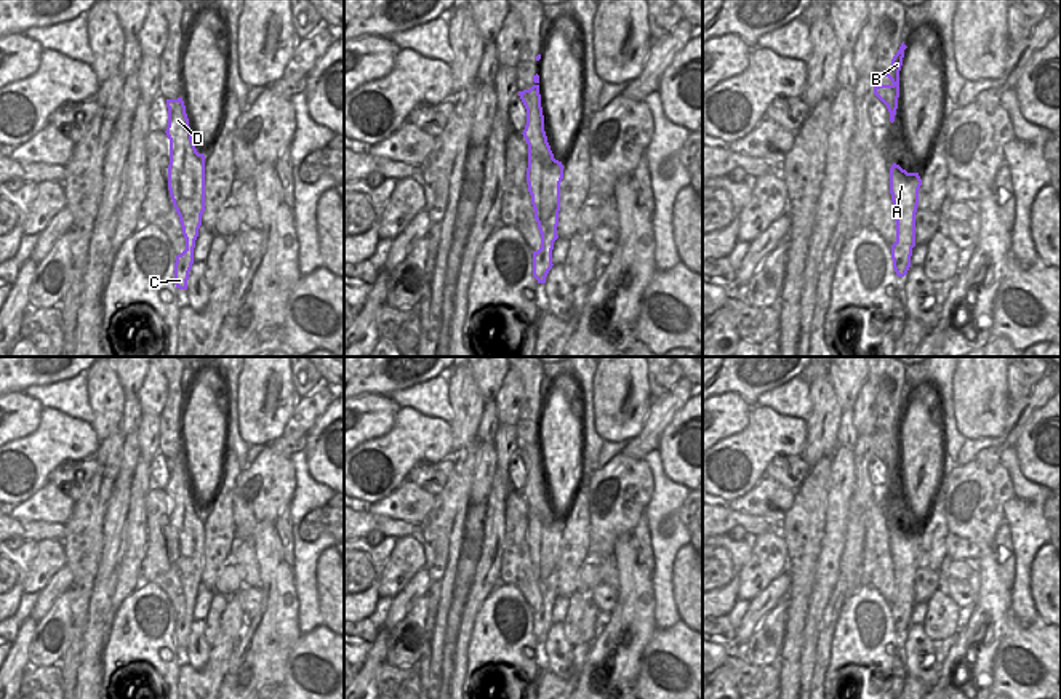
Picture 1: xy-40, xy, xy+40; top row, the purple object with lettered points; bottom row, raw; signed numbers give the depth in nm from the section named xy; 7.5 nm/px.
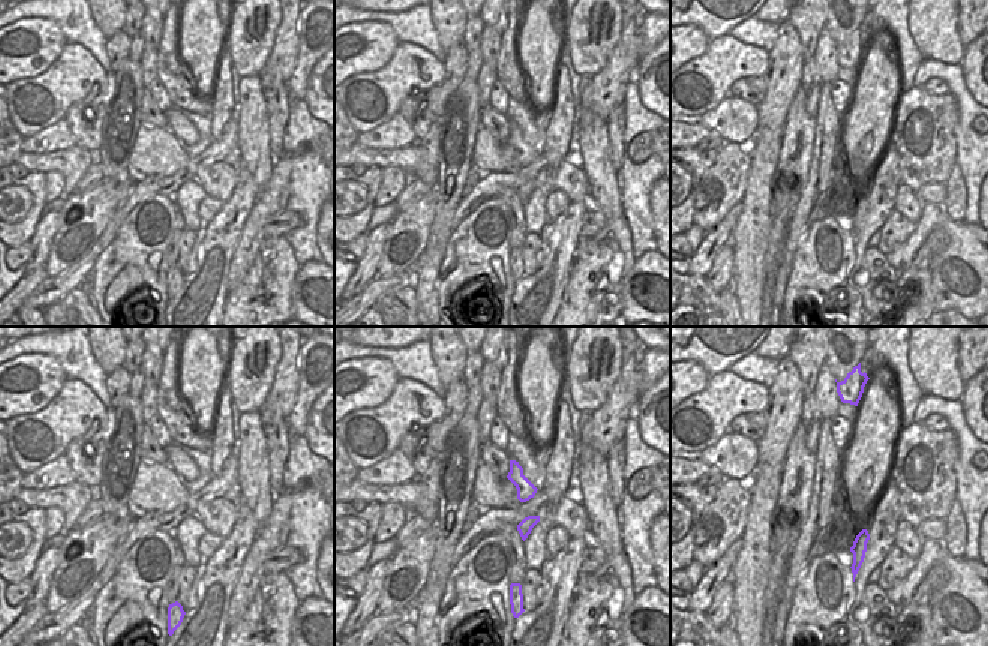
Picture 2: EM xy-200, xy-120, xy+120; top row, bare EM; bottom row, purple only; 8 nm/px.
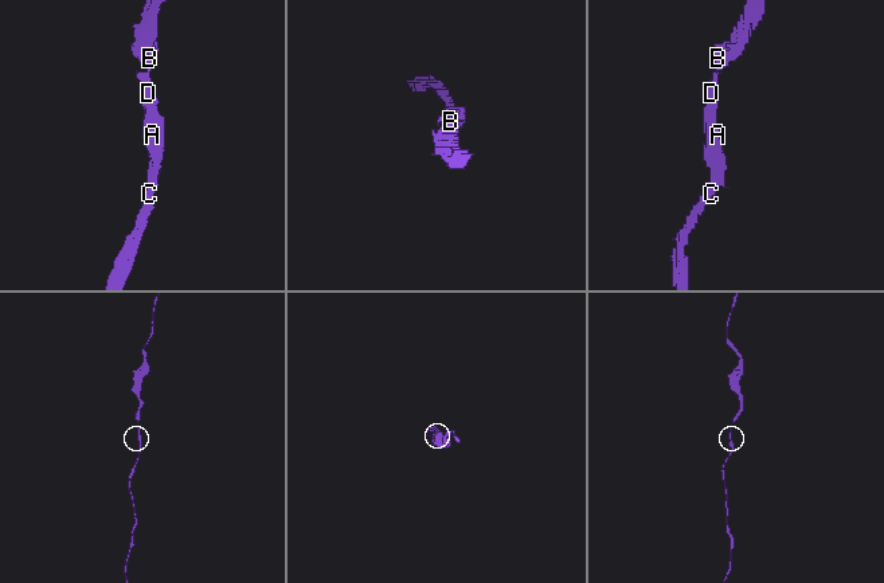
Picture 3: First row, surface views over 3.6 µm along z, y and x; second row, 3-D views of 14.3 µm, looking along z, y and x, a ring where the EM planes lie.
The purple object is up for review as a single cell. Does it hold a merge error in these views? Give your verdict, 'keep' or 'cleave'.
keep

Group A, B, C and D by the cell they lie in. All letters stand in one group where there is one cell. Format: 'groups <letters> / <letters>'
groups A B C D

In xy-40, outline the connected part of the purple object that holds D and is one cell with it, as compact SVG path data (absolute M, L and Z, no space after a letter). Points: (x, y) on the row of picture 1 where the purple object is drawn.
M182 98L166 99L170 139L168 190L179 216L186 250L176 256L174 285L187 290L194 264L194 248L205 211L205 155L192 141L189 118Z

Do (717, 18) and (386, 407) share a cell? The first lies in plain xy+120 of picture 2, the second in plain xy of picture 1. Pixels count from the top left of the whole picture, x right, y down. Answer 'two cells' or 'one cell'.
two cells

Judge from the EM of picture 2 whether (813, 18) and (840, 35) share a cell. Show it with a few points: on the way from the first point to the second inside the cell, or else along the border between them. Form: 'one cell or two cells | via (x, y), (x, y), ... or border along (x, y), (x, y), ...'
two cells | border along (825, 15), (822, 27)

